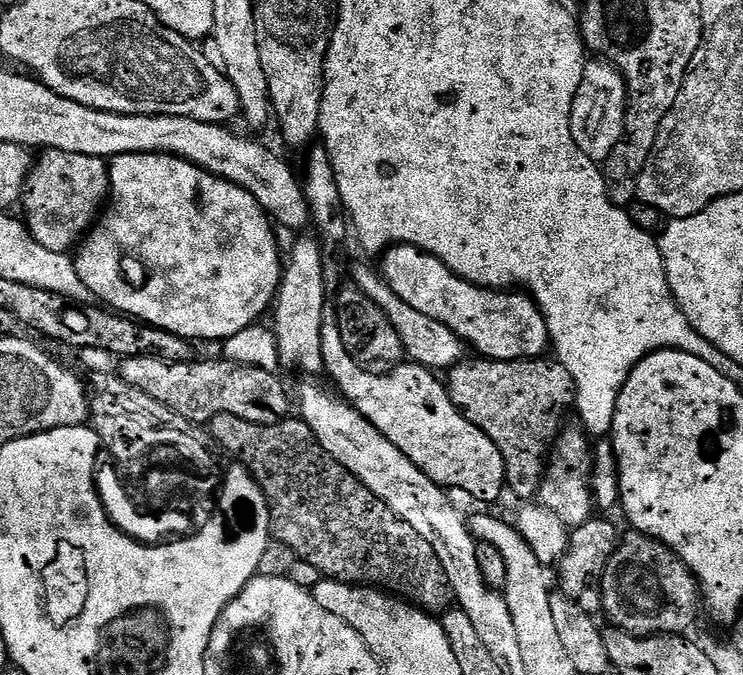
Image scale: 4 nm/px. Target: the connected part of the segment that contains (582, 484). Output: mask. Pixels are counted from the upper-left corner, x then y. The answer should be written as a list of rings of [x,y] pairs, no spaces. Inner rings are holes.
[[[565,427],[556,437],[550,448],[550,459],[544,469],[544,480],[540,483],[538,503],[541,508],[550,510],[567,528],[581,528],[594,516],[592,499],[592,465],[594,448],[583,427]]]

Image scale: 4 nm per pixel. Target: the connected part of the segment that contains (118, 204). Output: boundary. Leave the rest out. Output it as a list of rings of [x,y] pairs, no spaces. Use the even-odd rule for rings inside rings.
[[[139,152],[138,154],[122,154],[111,157],[108,164],[108,180],[110,203],[103,215],[97,219],[91,231],[87,233],[86,239],[79,245],[74,256],[79,277],[83,282],[86,282],[87,286],[90,286],[90,290],[100,299],[101,305],[145,324],[151,324],[153,328],[164,328],[168,332],[173,332],[179,337],[193,342],[201,340],[227,341],[255,325],[261,319],[259,316],[267,308],[269,311],[273,307],[276,294],[280,291],[282,275],[280,244],[276,241],[277,229],[274,227],[273,221],[264,211],[263,206],[254,198],[254,194],[242,190],[242,186],[213,175],[189,160],[184,160],[180,156],[166,156],[163,152]]]

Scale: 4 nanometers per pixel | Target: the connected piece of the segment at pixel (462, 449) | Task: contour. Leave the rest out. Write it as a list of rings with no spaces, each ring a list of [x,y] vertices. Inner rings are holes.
[[[332,318],[325,319],[322,328],[322,354],[324,372],[336,383],[335,391],[352,407],[357,408],[391,444],[398,446],[398,450],[402,450],[402,454],[406,454],[406,458],[414,462],[414,466],[418,466],[418,470],[422,470],[441,488],[457,488],[476,500],[496,500],[500,495],[505,495],[504,459],[498,446],[494,446],[494,442],[486,438],[486,434],[482,434],[478,426],[471,424],[456,409],[448,396],[445,381],[441,377],[439,380],[436,377],[439,375],[433,369],[423,368],[422,365],[411,362],[400,362],[391,369],[392,380],[388,376],[379,376],[376,373],[379,371],[366,370],[365,365],[359,364],[350,354],[350,350],[342,346],[342,334]]]

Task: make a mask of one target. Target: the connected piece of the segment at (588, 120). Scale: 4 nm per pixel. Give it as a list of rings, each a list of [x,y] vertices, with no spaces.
[[[589,59],[584,66],[578,94],[574,94],[574,106],[570,114],[570,130],[574,134],[574,142],[578,142],[578,150],[582,150],[586,158],[597,162],[608,160],[624,133],[627,109],[628,86],[619,68],[607,60]]]

